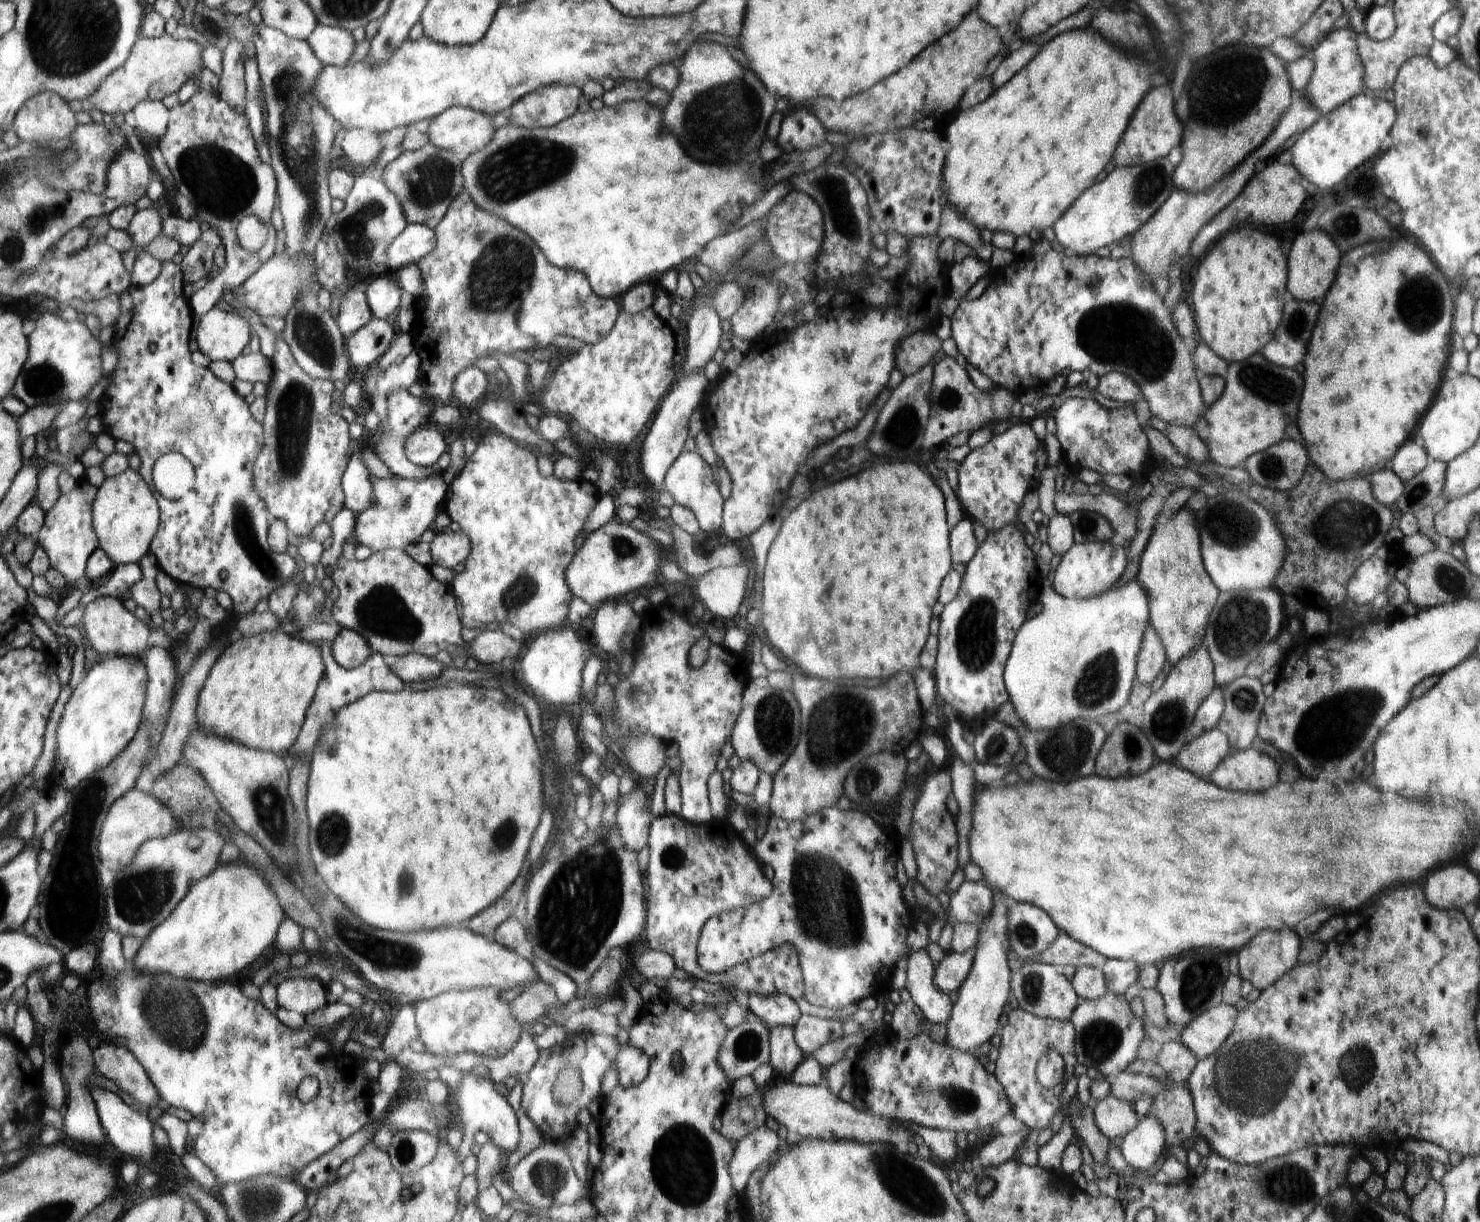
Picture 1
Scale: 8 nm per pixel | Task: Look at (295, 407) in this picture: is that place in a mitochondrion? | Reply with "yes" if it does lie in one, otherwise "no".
yes

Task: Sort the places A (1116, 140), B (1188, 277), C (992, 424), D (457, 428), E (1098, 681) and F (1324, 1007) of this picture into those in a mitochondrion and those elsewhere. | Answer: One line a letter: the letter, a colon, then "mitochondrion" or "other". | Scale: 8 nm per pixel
A: other
B: other
C: other
D: other
E: mitochondrion
F: other

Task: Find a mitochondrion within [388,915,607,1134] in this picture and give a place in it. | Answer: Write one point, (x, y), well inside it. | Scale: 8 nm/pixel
(557, 1100)

